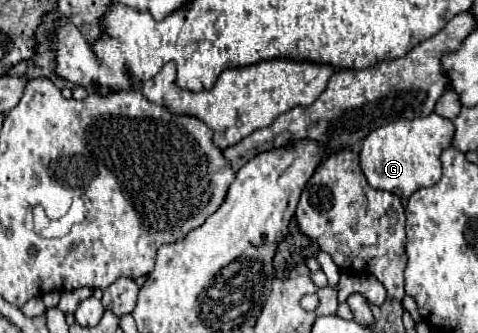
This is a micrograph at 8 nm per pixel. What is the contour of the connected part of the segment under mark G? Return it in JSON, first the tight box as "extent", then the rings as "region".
{"extent":[361,113,453,197],"region":[[[431,113],[427,117],[397,119],[373,129],[361,147],[361,169],[371,187],[397,197],[411,197],[417,189],[431,187],[441,179],[441,151],[451,147],[453,121]]]}

